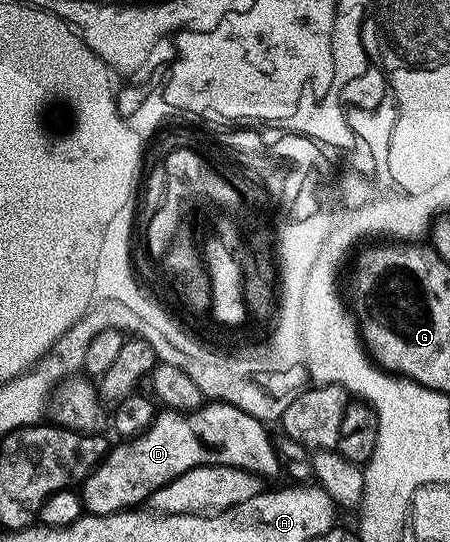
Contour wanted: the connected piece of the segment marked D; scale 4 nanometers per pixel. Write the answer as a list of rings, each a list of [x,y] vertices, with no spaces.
[[[207,402],[195,411],[160,411],[144,432],[124,439],[116,448],[114,445],[84,478],[83,507],[93,516],[138,509],[142,505],[139,503],[150,501],[161,486],[202,464],[233,466],[264,478],[280,475],[279,455],[275,453],[275,441],[267,428],[264,421],[232,404]]]

